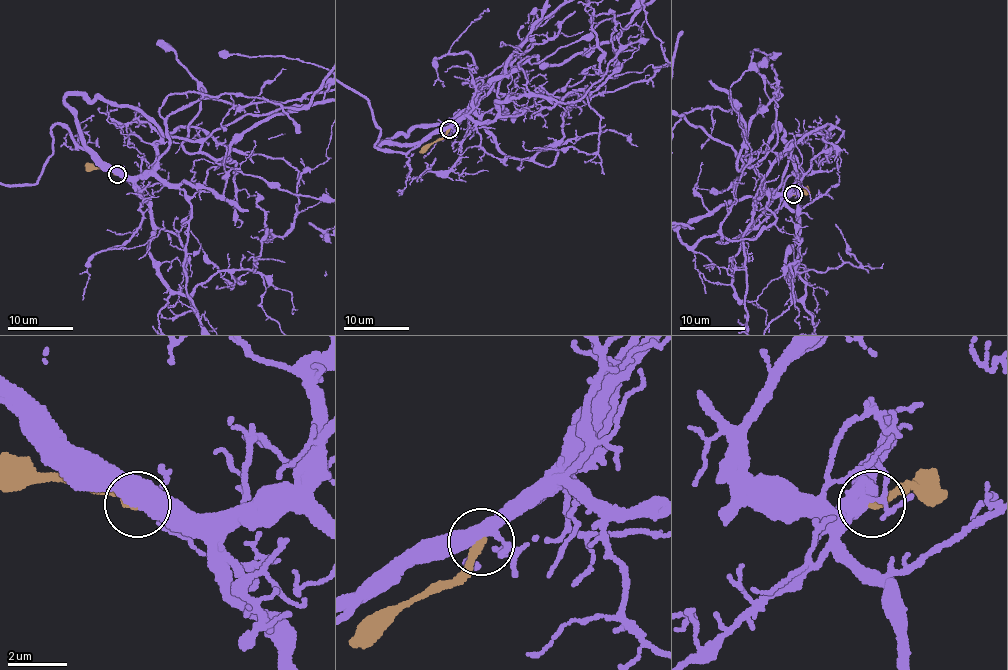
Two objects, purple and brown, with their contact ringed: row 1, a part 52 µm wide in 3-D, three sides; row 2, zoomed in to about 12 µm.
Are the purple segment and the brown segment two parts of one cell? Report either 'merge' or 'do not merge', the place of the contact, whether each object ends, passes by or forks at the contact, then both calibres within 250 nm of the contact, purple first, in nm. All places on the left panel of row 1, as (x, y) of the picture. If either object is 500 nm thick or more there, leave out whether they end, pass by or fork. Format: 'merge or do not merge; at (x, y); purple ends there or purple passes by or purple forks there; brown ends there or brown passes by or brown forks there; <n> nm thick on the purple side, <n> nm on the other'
do not merge; at (117, 174); purple forks there; brown ends there; 460 nm thick on the purple side, 280 nm on the other

